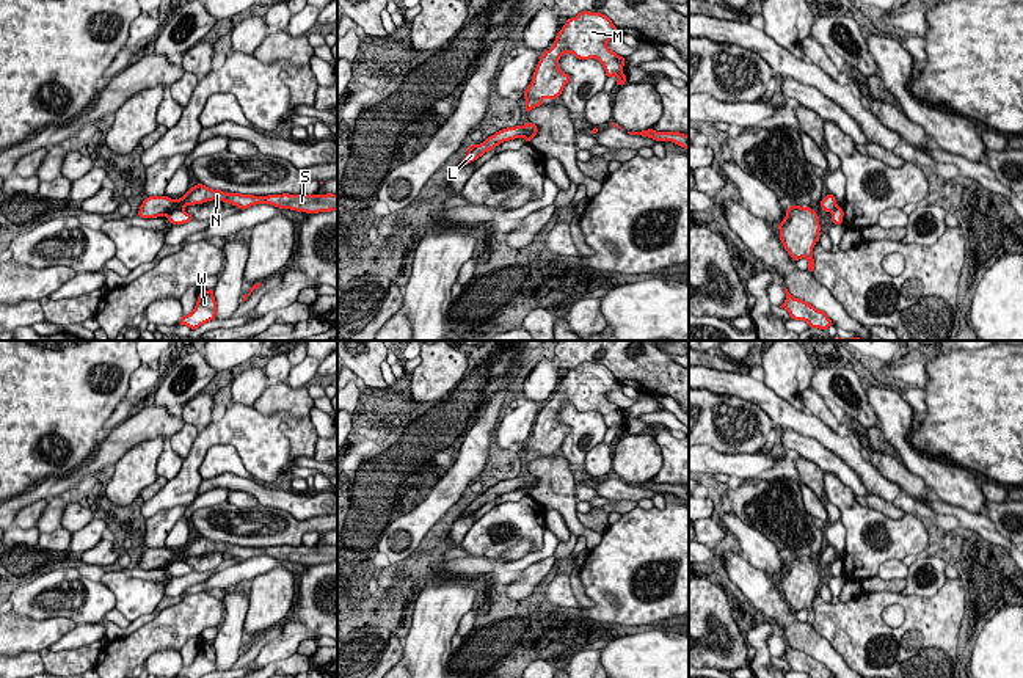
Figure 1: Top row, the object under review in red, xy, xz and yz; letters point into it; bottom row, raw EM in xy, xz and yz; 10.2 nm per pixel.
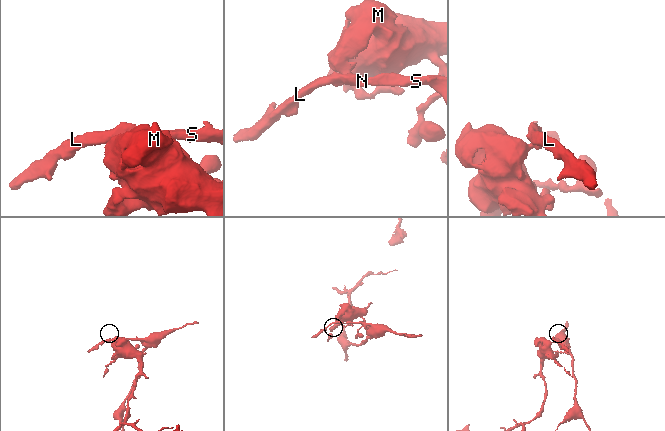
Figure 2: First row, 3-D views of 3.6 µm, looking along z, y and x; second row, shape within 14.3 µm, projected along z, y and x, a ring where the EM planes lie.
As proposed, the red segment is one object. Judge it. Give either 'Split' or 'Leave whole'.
Split

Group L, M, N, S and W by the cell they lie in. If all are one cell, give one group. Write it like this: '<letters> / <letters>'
L N S / M W

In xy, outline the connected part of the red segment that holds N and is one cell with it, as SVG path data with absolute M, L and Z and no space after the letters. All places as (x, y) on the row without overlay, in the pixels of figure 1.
M198 535L179 549L171 551L168 548L147 548L140 557L138 568L141 570L157 570L166 568L176 560L184 560L187 557L202 556L207 552L223 552L238 560L248 560L256 556L270 556L279 560L290 560L306 565L331 563L337 562L337 546L268 546L268 548L254 548L242 545L226 545L220 541L209 540L202 535Z

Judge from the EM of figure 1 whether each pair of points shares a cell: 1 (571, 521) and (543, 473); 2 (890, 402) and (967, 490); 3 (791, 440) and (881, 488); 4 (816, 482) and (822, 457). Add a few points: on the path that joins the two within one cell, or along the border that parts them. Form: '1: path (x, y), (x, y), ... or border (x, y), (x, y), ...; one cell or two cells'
1: path (567, 509), (556, 492), (556, 485); one cell
2: path (896, 429), (901, 444), (921, 465), (940, 477); one cell
3: border (832, 452), (857, 474), (868, 493); two cells
4: border (794, 452), (810, 459), (824, 471); two cells

